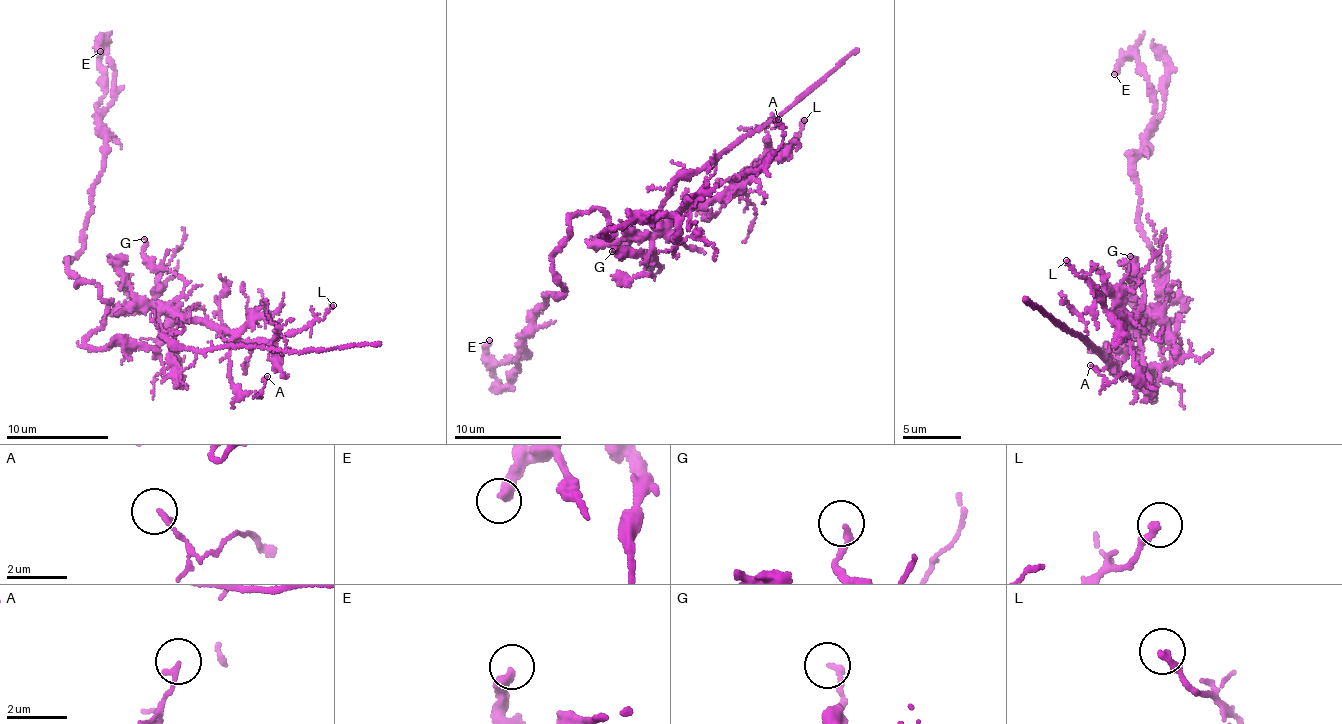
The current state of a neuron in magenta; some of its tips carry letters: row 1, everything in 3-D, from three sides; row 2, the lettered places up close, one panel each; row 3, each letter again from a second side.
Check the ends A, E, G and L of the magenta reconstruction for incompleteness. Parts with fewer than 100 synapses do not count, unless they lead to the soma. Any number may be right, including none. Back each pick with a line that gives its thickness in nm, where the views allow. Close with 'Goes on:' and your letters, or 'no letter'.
Goes on: no letter

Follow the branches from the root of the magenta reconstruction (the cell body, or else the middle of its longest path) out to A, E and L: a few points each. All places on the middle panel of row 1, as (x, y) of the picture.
A: (610, 237), (662, 215), (676, 219), (673, 239), (685, 209), (703, 209), (779, 148), (778, 119)
E: (610, 237), (599, 208), (573, 217), (552, 265), (565, 291), (530, 318), (528, 354), (500, 364), (489, 340)
L: (610, 237), (617, 226), (662, 215), (676, 219), (673, 239), (671, 222), (746, 182), (794, 140), (804, 120)

